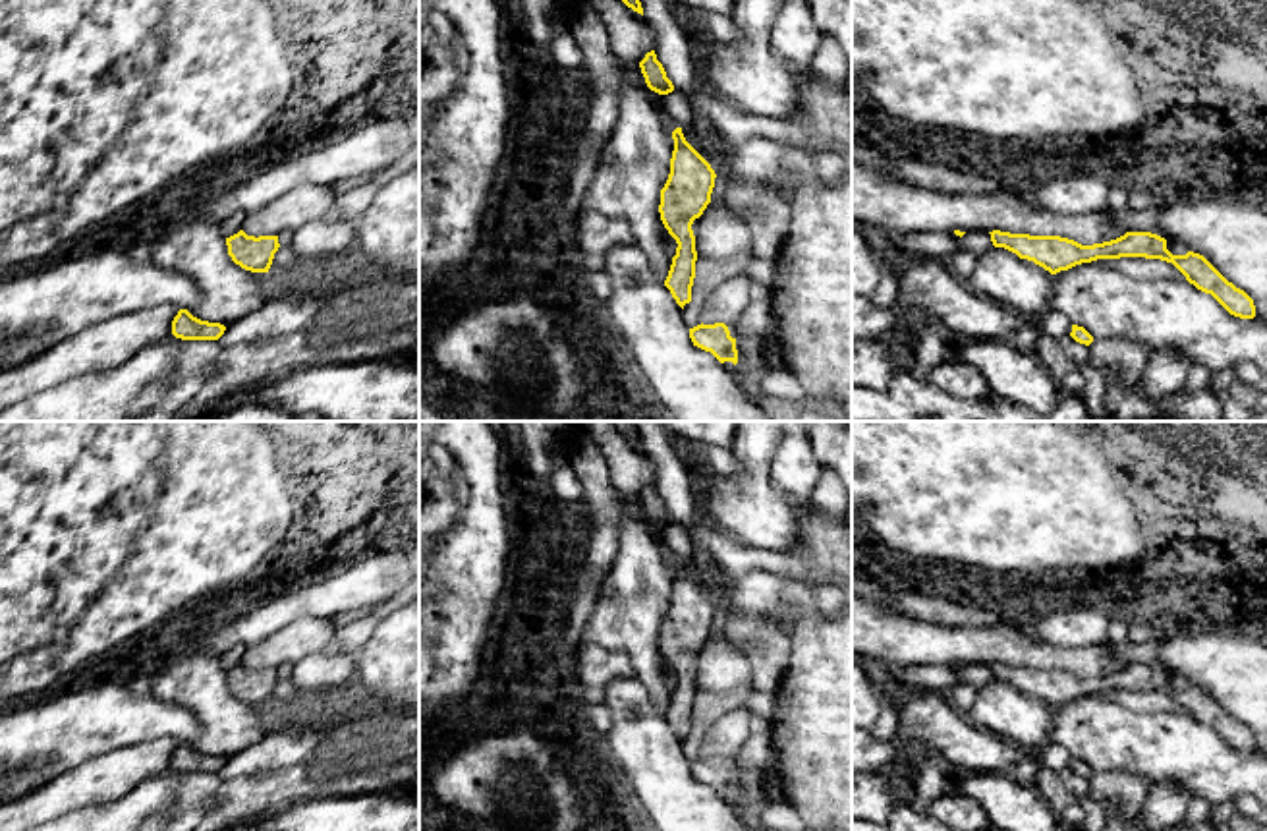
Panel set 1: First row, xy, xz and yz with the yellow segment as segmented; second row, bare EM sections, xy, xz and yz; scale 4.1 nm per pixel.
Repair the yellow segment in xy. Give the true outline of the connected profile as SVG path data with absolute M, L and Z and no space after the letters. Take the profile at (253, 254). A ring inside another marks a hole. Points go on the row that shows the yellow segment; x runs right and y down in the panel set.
M238 211L220 222L226 236L228 255L236 265L251 272L268 272L274 253L278 251L278 236L247 236L241 226L245 213Z

